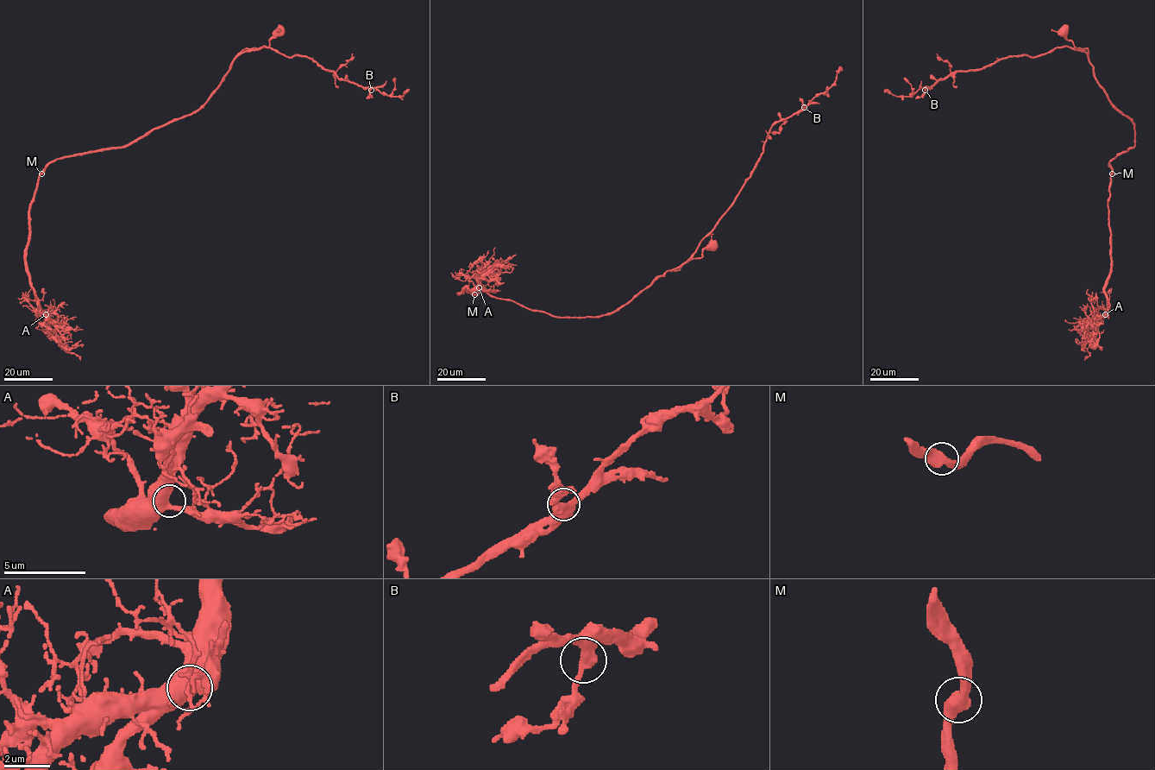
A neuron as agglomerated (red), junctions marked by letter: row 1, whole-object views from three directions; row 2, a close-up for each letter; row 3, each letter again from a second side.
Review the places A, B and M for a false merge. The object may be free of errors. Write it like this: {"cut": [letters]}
{"cut": []}

